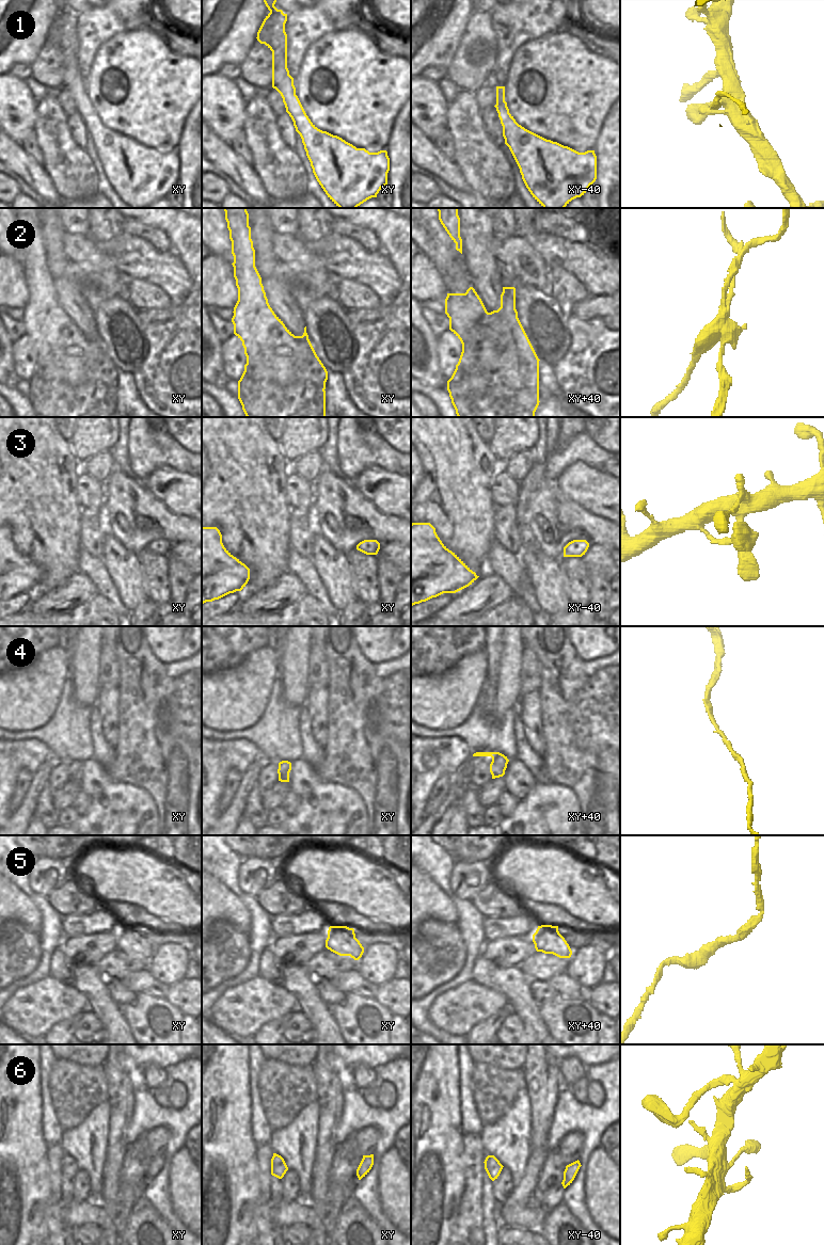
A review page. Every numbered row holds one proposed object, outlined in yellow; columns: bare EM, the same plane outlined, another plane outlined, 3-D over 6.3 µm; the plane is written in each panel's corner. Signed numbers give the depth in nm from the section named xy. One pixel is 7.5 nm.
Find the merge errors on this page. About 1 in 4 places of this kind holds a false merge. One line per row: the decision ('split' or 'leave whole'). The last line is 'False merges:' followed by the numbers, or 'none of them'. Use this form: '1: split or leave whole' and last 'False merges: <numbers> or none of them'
1: split
2: split
3: leave whole
4: leave whole
5: leave whole
6: leave whole
False merges: 1, 2

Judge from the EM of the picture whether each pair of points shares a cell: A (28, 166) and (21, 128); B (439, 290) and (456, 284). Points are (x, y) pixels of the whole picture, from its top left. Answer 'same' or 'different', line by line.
A: different
B: different

